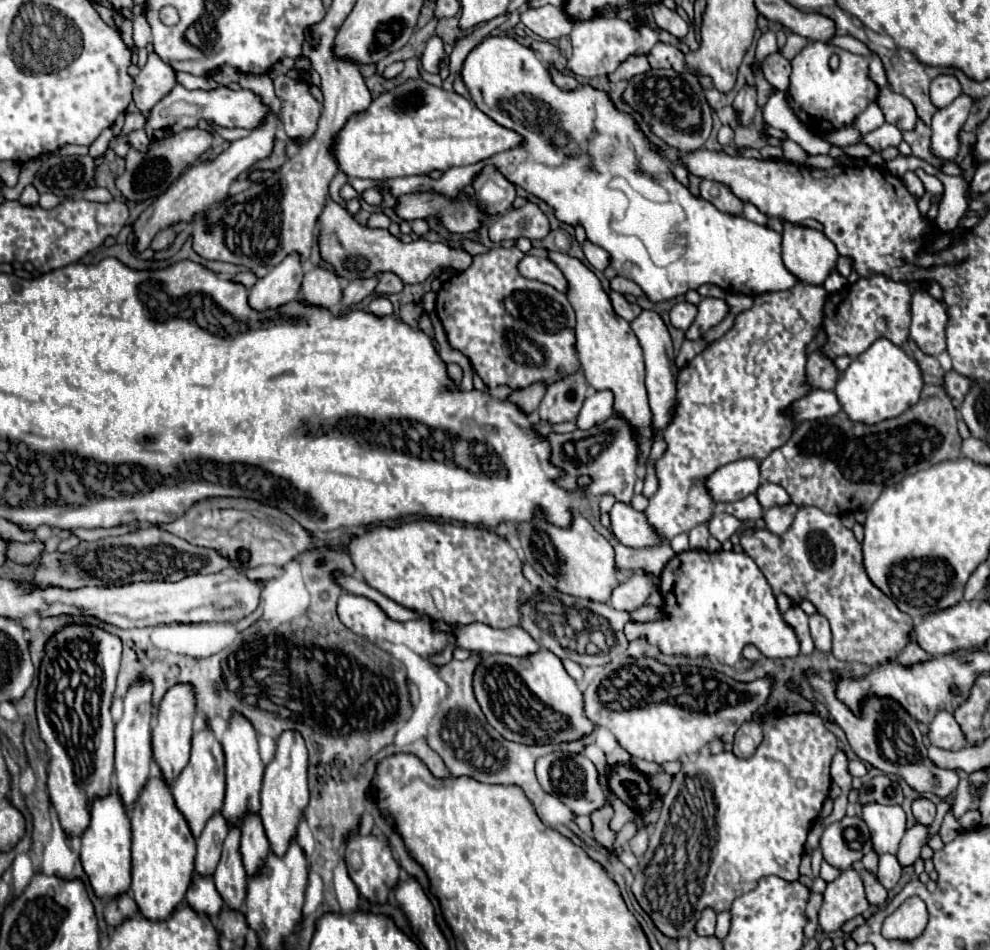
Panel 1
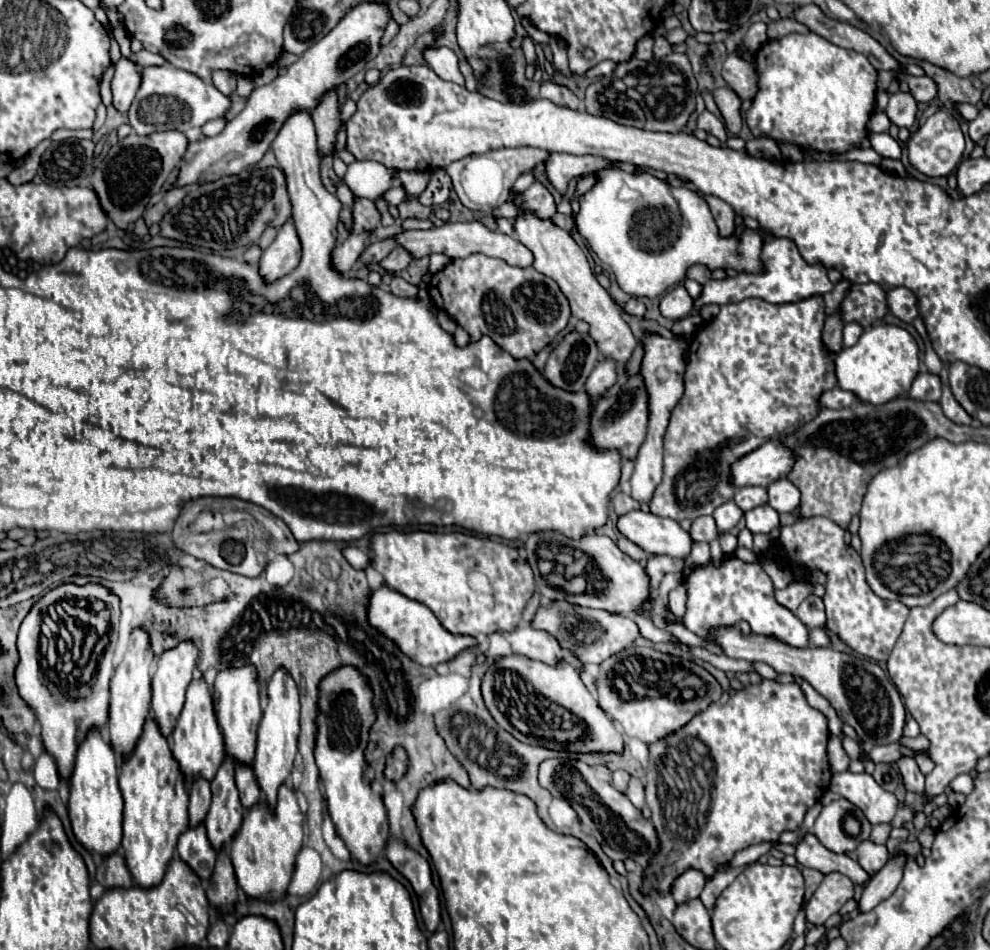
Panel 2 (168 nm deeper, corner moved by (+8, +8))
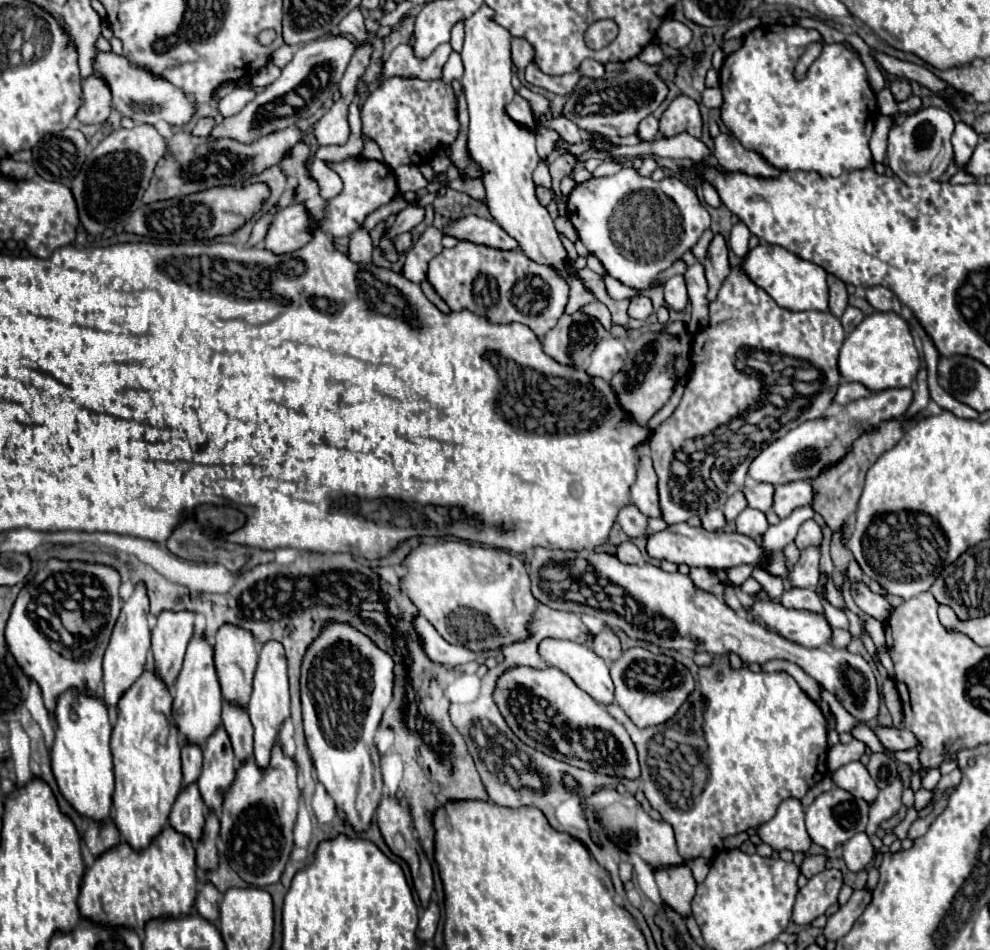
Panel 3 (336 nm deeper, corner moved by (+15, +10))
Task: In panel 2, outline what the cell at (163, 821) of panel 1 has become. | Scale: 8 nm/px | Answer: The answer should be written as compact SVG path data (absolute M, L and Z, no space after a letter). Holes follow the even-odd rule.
M147 719L135 751L121 763L119 769L119 789L125 799L121 843L123 857L127 857L127 867L131 869L135 885L155 885L155 881L163 881L163 869L167 869L167 861L175 855L179 833L183 833L189 825L189 793L183 773L171 755L169 743L159 733L153 719Z

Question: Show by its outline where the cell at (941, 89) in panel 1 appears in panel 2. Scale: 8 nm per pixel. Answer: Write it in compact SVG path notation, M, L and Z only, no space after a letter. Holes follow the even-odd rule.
M923 75L923 77L905 77L909 89L911 89L911 95L921 101L921 103L931 103L935 97L937 97L937 85L935 81L931 81L929 75Z

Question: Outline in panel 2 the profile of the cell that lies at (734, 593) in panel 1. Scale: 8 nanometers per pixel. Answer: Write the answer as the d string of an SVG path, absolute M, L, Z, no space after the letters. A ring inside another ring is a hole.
M725 557L721 565L713 565L713 561L709 561L707 565L693 567L683 579L683 585L687 591L687 611L683 615L683 625L699 637L707 637L707 629L715 629L715 625L739 625L741 621L747 621L753 633L779 637L779 641L791 647L809 645L809 629L789 609L775 601L771 579L759 563L745 563L737 557Z

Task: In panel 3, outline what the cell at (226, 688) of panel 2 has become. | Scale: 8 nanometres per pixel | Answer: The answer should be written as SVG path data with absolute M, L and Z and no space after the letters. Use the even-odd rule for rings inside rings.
M224 623L224 627L218 629L216 641L214 641L214 661L216 661L216 671L222 687L222 695L226 699L232 699L232 703L240 703L246 707L250 693L252 693L252 675L256 671L258 663L258 643L252 631L244 631L244 627L236 627L232 623Z

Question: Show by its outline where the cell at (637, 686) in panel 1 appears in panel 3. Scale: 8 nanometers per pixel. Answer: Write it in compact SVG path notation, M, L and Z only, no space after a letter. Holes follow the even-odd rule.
M640 647L624 651L618 661L610 663L610 675L616 685L616 703L638 727L652 727L668 721L694 691L694 677L682 663Z

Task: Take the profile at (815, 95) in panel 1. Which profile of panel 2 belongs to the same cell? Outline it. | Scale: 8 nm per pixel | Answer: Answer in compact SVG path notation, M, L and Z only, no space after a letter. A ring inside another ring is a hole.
M789 33L777 41L767 41L757 53L759 69L759 91L747 111L747 125L755 137L785 139L801 149L843 153L859 147L861 139L867 137L865 125L873 113L875 103L875 81L877 71L863 53L837 47L815 33Z

